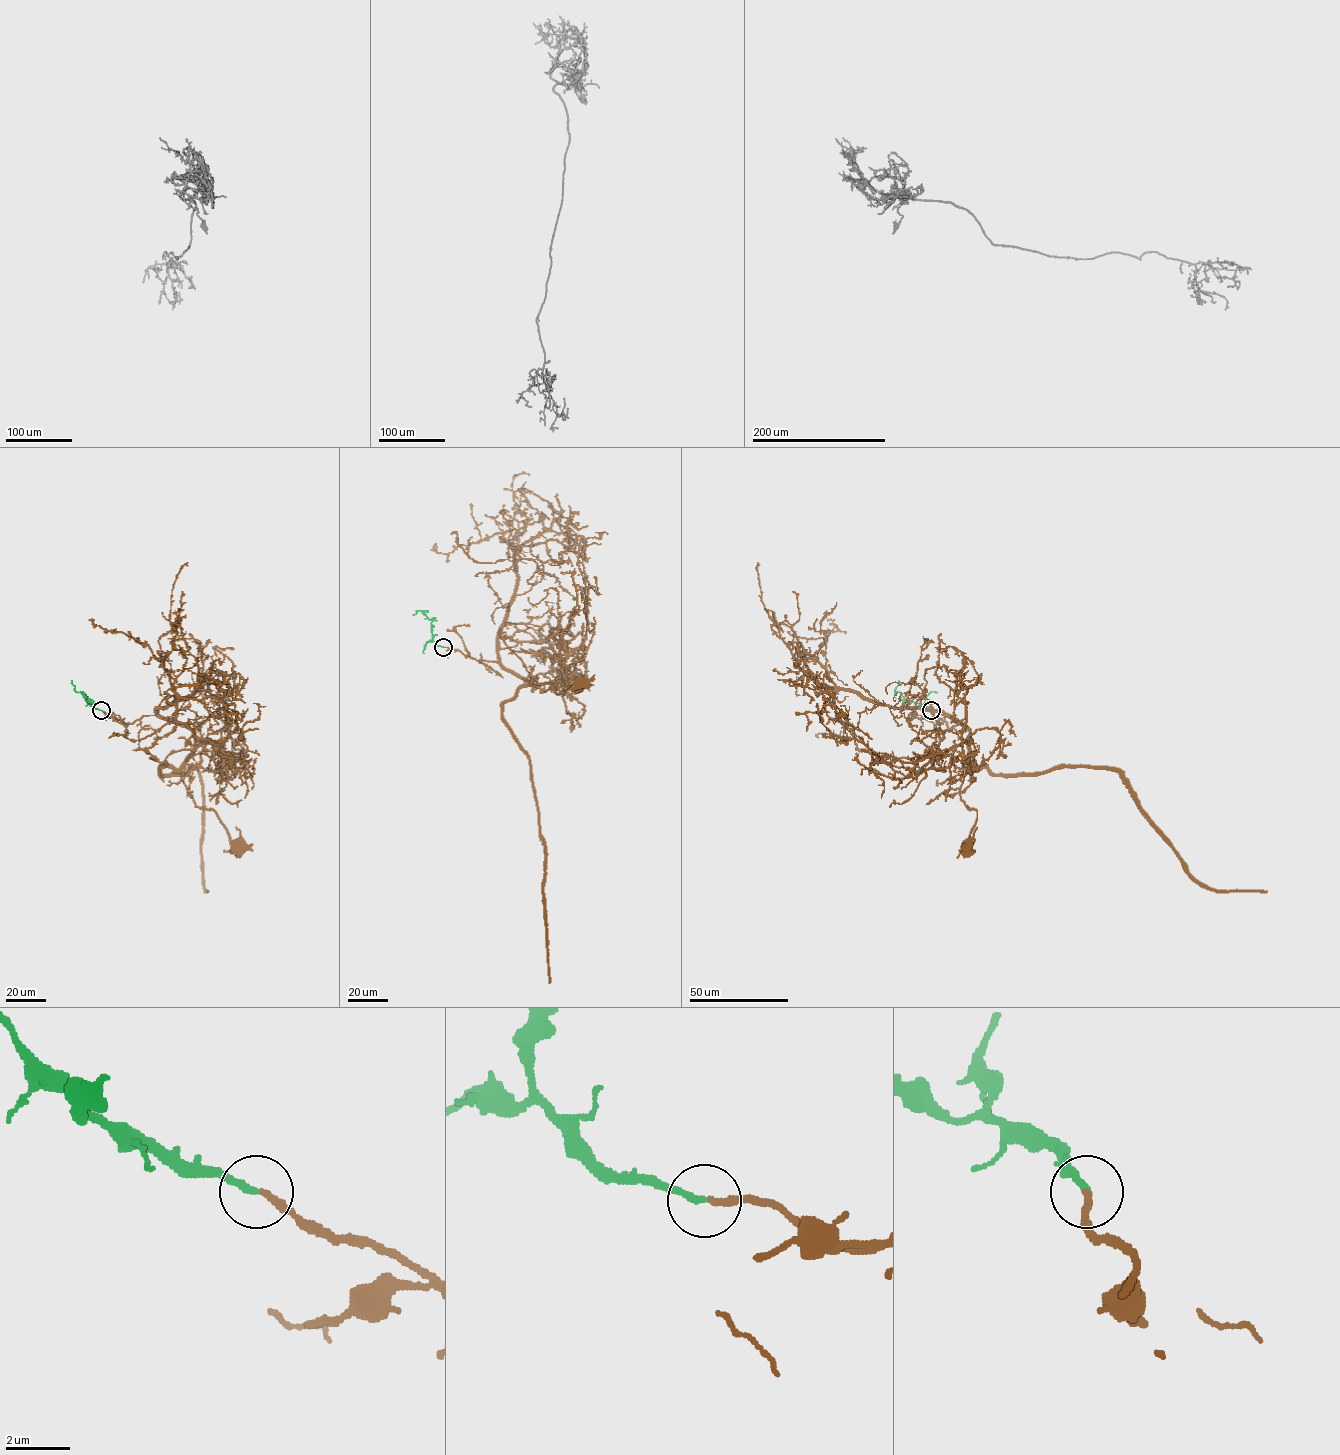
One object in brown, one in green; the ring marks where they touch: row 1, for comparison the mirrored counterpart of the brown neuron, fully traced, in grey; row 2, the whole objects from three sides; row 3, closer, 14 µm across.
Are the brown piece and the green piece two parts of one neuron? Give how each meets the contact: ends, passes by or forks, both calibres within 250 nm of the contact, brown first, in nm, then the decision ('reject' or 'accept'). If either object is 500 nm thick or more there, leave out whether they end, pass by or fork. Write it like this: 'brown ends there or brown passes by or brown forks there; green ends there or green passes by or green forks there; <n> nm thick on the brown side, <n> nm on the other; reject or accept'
brown ends there; green ends there; 240 nm thick on the brown side, 200 nm on the other; accept

